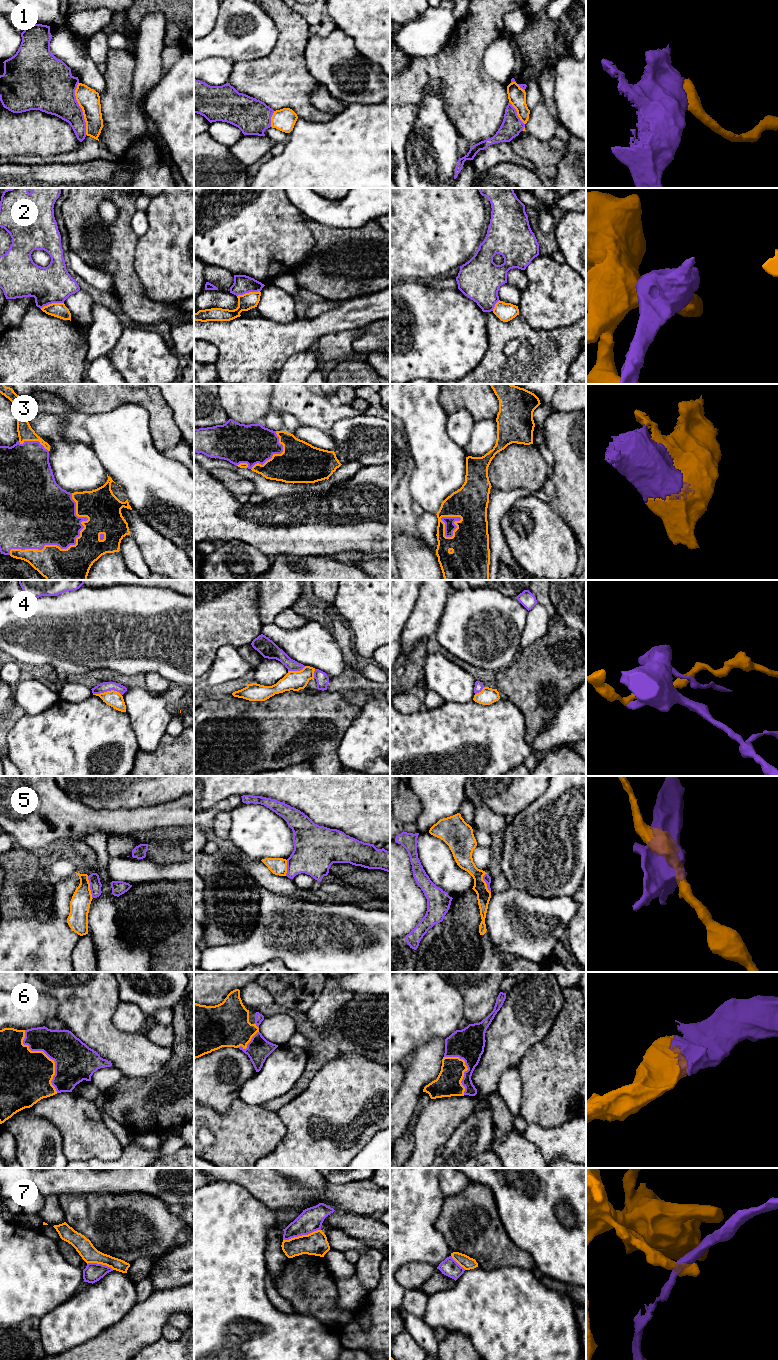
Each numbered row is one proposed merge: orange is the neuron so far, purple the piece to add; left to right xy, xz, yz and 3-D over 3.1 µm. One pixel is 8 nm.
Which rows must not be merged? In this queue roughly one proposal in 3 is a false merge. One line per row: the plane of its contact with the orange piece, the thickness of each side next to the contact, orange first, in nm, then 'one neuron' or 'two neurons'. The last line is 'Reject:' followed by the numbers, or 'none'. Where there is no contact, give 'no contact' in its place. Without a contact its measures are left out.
1: meets orange in xy; 180 nm thick on the orange side, 340 nm on the other; two neurons
2: meets orange in xy; 120 nm thick on the orange side, 300 nm on the other; two neurons
3: meets orange in xy; 340 nm thick on the orange side, 400 nm on the other; one neuron
4: meets orange in xy; 130 nm thick on the orange side, 80 nm on the other; two neurons
5: meets orange in xy; 160 nm thick on the orange side, 100 nm on the other; two neurons
6: meets orange in xy; 420 nm thick on the orange side, 320 nm on the other; one neuron
7: meets orange in xz; 190 nm thick on the orange side, 190 nm on the other; two neurons
Reject: 1, 2, 4, 5, 7

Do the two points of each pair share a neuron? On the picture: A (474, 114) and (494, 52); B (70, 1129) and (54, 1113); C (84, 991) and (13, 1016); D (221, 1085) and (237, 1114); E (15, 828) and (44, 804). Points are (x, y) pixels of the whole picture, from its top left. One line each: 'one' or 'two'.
A: two
B: one
C: two
D: two
E: one

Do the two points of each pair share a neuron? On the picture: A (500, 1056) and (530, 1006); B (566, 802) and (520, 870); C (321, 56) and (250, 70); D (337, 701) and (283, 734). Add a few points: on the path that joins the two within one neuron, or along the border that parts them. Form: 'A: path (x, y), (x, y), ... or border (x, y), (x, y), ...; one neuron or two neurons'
A: path (506, 1044), (510, 1035), (525, 1018); one neuron
B: path (566, 819), (566, 824), (537, 853); one neuron
C: border (308, 36), (304, 62), (307, 70), (316, 80); two neurons
D: path (324, 714), (308, 726), (296, 726); one neuron

